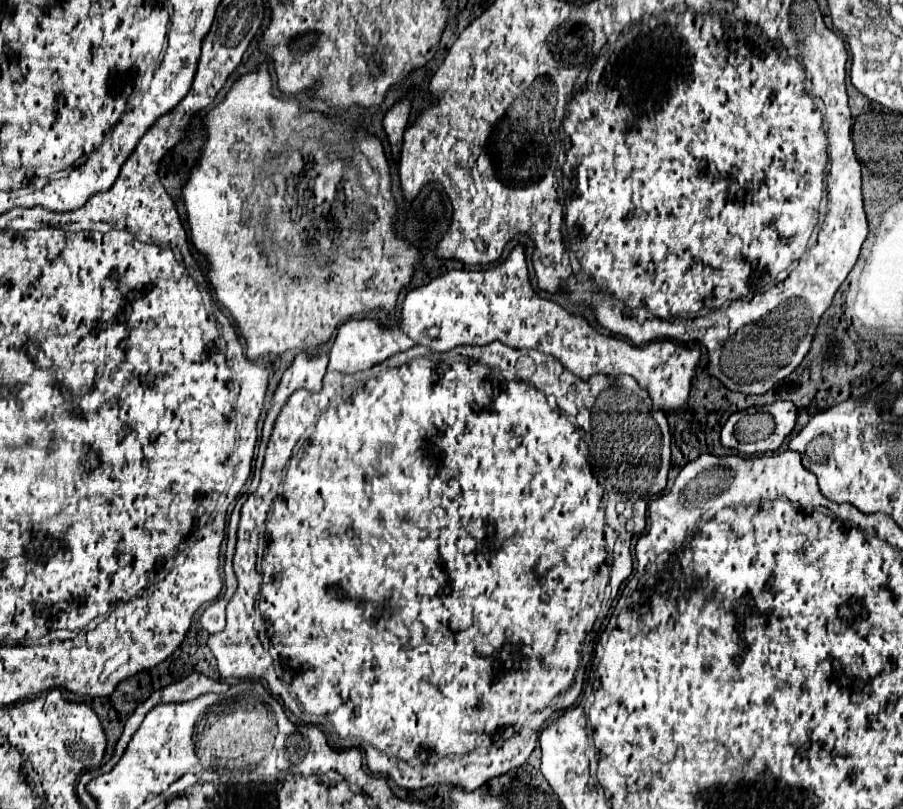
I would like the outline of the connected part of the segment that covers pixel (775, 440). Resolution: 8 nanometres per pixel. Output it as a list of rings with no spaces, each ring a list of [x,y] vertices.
[[[776,400],[768,406],[762,406],[764,410],[772,412],[774,420],[776,420],[776,428],[772,432],[770,438],[762,440],[762,442],[754,442],[754,444],[742,444],[736,436],[732,436],[728,442],[724,442],[726,446],[730,448],[736,448],[740,454],[746,454],[746,456],[754,456],[754,454],[764,454],[764,452],[776,452],[786,436],[794,430],[796,426],[796,418],[798,418],[798,408],[790,402],[790,400]]]

